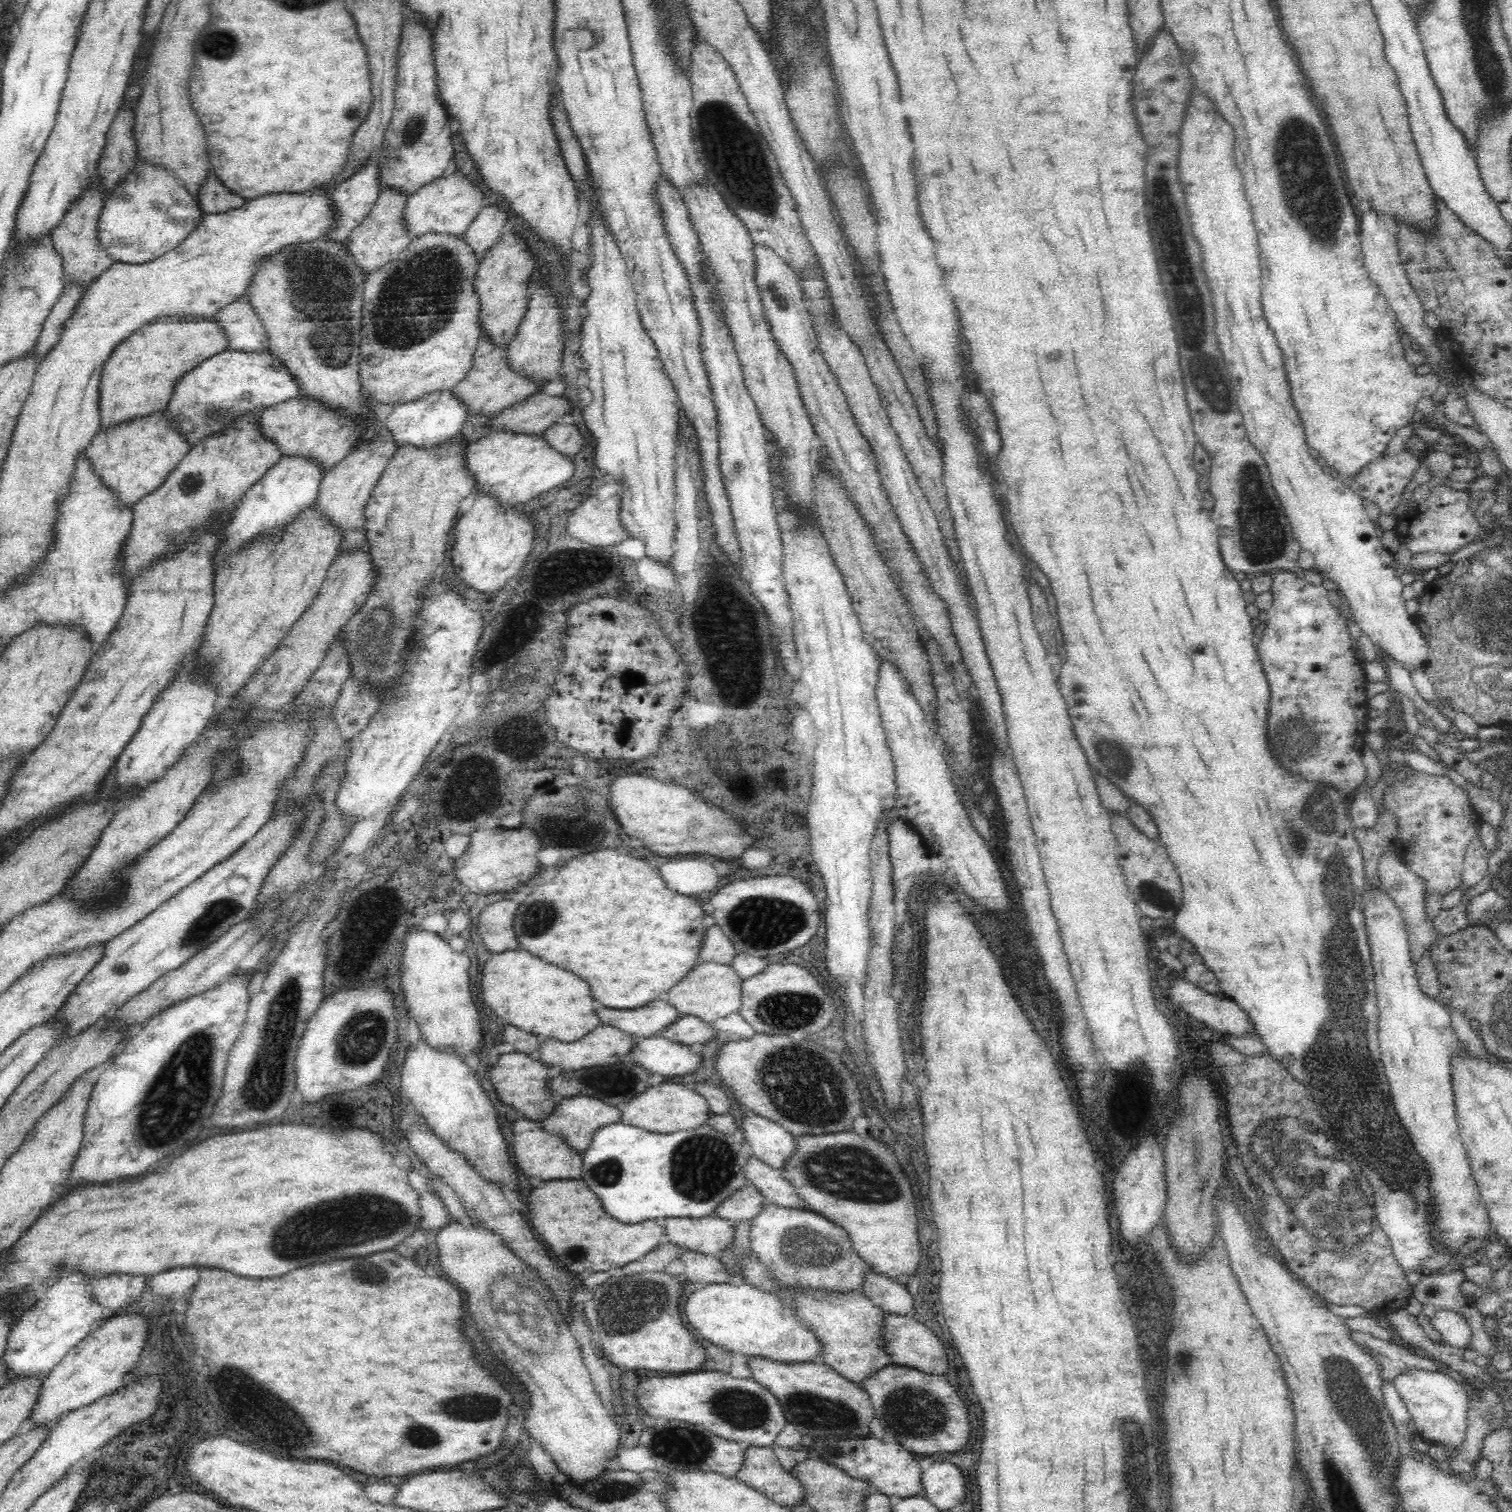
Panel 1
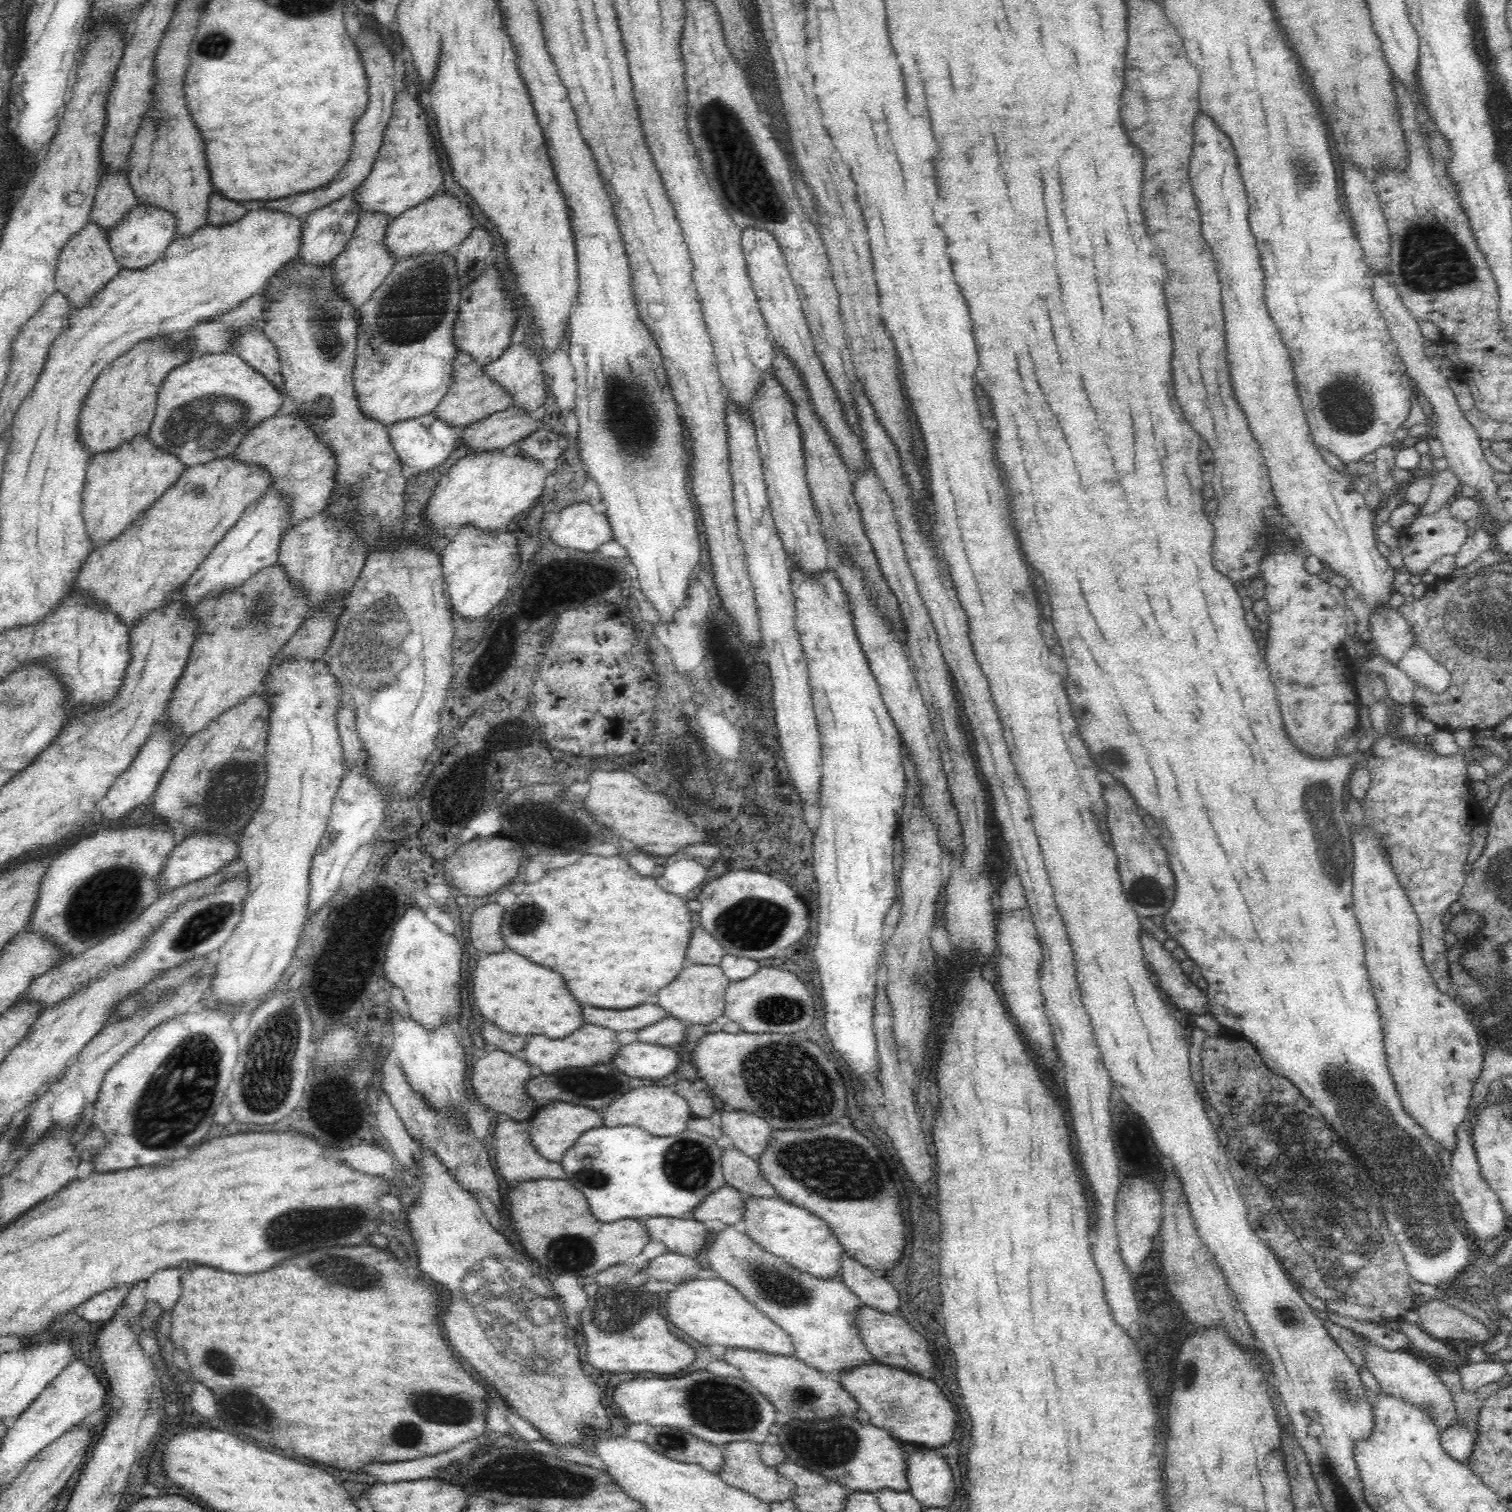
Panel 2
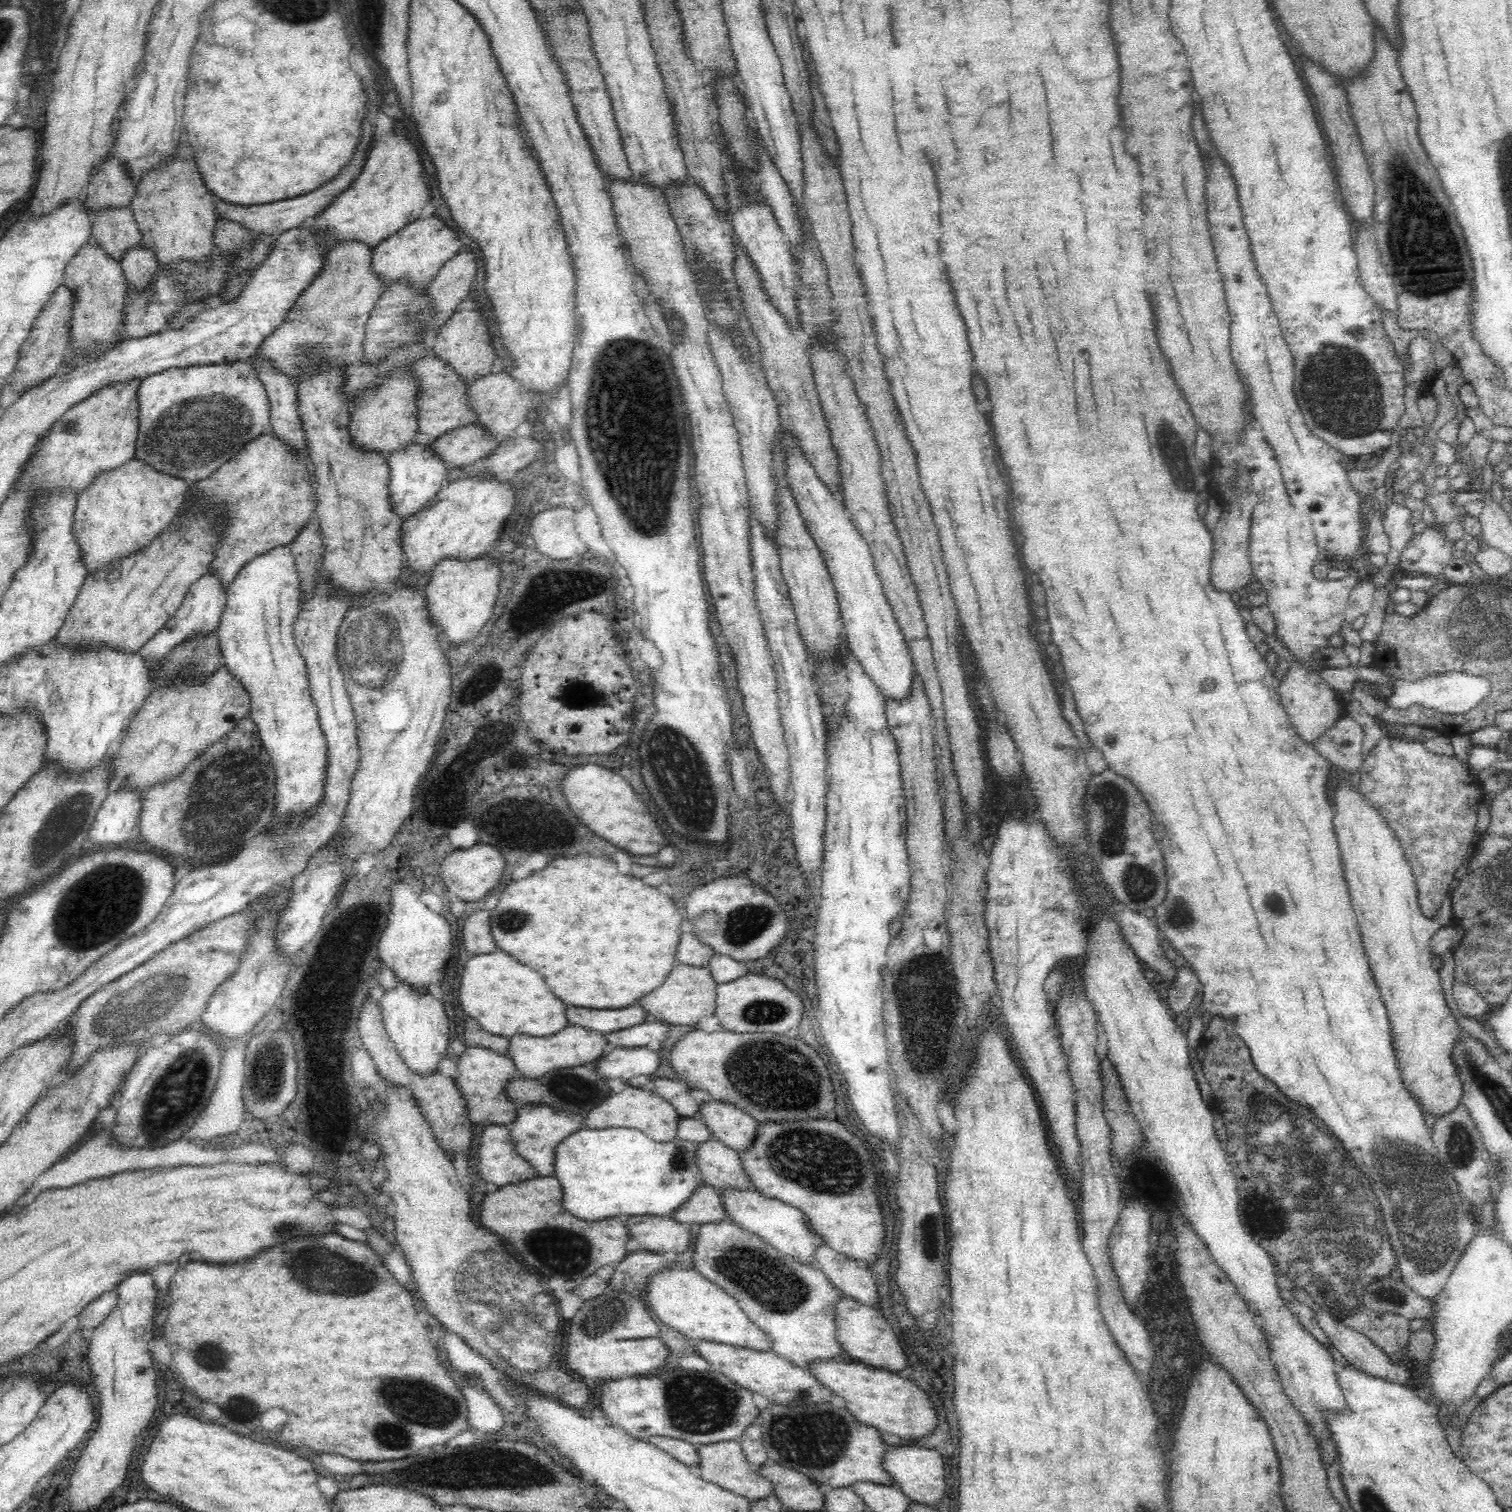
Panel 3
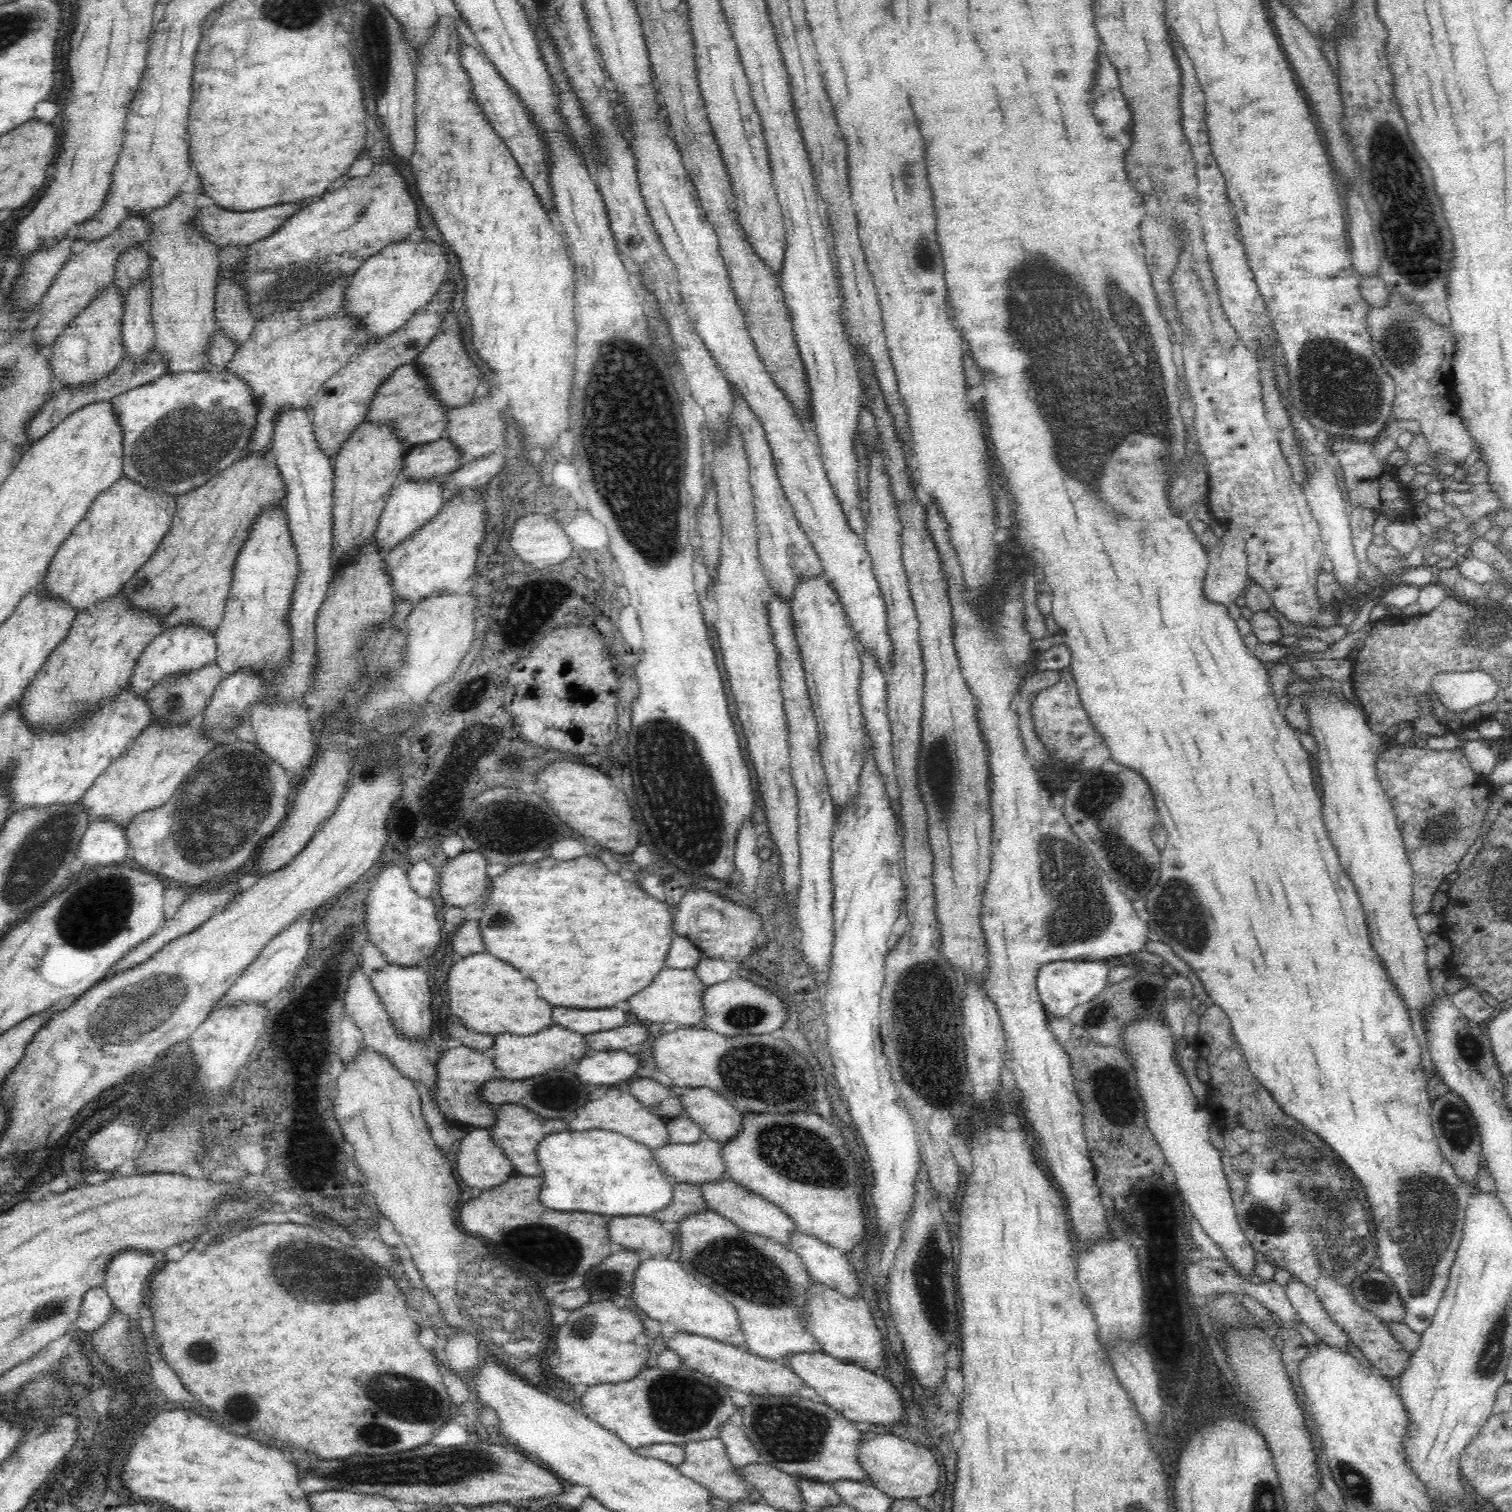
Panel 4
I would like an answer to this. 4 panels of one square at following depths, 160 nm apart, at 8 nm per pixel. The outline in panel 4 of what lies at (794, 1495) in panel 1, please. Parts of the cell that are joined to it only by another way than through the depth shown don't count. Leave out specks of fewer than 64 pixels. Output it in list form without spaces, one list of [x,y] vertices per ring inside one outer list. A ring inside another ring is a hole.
[[[716,1438],[704,1439],[703,1441],[690,1441],[682,1445],[684,1460],[676,1466],[678,1473],[710,1490],[712,1496],[726,1501],[745,1500],[748,1490],[752,1487],[744,1476],[736,1473],[735,1467],[728,1459],[728,1453],[724,1449],[722,1441]]]

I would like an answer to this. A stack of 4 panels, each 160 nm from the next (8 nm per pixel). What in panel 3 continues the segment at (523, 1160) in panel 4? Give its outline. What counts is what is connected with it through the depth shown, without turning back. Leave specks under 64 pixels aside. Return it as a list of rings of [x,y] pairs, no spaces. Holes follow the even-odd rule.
[[[524,1105],[520,1109],[516,1109],[516,1118],[512,1122],[505,1125],[510,1133],[510,1142],[514,1144],[514,1150],[528,1165],[532,1165],[532,1169],[536,1171],[538,1177],[552,1176],[553,1155],[556,1144],[562,1142],[569,1134],[581,1130],[582,1116],[578,1114],[560,1111],[554,1107],[546,1105]]]

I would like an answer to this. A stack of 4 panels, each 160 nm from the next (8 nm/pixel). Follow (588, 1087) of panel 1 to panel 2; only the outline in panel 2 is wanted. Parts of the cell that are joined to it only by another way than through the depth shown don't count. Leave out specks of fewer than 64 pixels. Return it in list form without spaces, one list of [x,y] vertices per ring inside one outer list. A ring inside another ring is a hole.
[[[600,1063],[588,1067],[568,1067],[560,1068],[556,1072],[548,1074],[537,1074],[524,1082],[524,1091],[530,1095],[533,1099],[539,1102],[558,1101],[567,1102],[574,1105],[582,1105],[592,1109],[602,1110],[608,1104],[630,1090],[628,1086],[628,1076],[626,1074],[618,1072],[616,1067],[607,1063]]]

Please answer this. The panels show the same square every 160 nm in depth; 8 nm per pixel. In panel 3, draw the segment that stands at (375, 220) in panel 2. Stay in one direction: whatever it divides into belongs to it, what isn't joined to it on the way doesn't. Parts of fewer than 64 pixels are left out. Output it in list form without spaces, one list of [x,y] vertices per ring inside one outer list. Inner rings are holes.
[[[346,241],[341,245],[330,249],[326,254],[326,260],[322,262],[318,274],[308,282],[308,286],[302,290],[302,294],[292,302],[292,308],[284,314],[284,320],[264,337],[260,342],[257,352],[254,352],[247,360],[247,364],[258,372],[258,366],[269,364],[281,371],[281,374],[289,377],[292,383],[300,382],[306,374],[316,374],[322,370],[322,366],[346,367],[363,360],[363,344],[366,338],[367,322],[370,313],[375,307],[376,301],[385,291],[383,284],[370,269],[372,264],[372,249],[360,243],[360,241]]]

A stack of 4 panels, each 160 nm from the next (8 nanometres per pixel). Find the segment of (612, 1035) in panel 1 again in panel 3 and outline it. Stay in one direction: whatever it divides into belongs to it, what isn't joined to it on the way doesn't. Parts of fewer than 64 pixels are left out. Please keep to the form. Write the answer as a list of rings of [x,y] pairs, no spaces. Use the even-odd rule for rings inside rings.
[[[566,1026],[564,1030],[560,1030],[556,1034],[542,1036],[542,1038],[540,1036],[534,1038],[530,1034],[515,1034],[509,1037],[508,1048],[506,1048],[508,1054],[506,1055],[514,1061],[516,1071],[519,1072],[519,1074],[514,1074],[515,1079],[535,1079],[555,1068],[588,1066],[596,1061],[596,1058],[602,1056],[604,1046],[606,1046],[606,1040],[602,1033],[586,1030],[580,1026]]]

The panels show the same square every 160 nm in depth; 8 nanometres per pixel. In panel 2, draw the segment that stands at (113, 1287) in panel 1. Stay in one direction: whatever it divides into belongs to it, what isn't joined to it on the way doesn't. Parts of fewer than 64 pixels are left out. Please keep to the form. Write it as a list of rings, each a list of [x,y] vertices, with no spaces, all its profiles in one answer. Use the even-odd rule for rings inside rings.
[[[120,1285],[115,1289],[104,1290],[95,1294],[91,1299],[74,1308],[74,1312],[88,1323],[101,1324],[108,1321],[114,1312],[120,1308],[128,1290],[132,1285]]]

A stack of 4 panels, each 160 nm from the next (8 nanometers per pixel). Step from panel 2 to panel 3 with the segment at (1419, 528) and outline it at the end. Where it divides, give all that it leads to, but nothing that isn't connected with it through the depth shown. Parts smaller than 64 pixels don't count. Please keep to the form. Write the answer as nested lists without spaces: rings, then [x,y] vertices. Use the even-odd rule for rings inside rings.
[[[1426,527],[1420,536],[1408,541],[1399,563],[1404,570],[1440,579],[1444,567],[1453,557],[1452,551],[1455,551],[1454,543],[1444,539],[1442,529]]]

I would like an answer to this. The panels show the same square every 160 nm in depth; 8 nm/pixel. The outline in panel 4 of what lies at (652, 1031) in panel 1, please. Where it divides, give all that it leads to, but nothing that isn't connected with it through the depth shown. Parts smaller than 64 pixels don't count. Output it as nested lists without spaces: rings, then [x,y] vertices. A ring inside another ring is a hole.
[[[554,1008],[552,1020],[578,1034],[590,1034],[598,1030],[612,1030],[618,1026],[624,1026],[628,1020],[628,1014],[616,1008],[604,1008],[604,1010],[572,1010],[572,1008]]]

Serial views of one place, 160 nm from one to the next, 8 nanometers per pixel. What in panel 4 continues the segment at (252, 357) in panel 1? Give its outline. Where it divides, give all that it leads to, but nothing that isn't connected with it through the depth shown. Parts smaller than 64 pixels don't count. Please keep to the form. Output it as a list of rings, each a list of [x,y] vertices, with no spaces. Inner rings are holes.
[[[192,372],[160,376],[111,399],[112,413],[122,430],[122,474],[144,489],[178,498],[202,486],[236,462],[253,434],[256,400],[244,382],[228,372]]]

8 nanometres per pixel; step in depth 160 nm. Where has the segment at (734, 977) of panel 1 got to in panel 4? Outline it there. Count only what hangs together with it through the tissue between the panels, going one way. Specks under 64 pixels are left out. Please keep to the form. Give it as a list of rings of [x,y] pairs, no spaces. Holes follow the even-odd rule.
[[[664,967],[644,990],[628,998],[628,1004],[630,1004],[628,1010],[640,1021],[676,1022],[680,1027],[692,1027],[702,1022],[704,1005],[700,998],[706,990],[707,987],[698,979],[694,969],[680,970]]]

